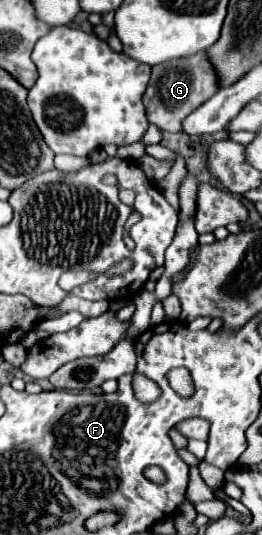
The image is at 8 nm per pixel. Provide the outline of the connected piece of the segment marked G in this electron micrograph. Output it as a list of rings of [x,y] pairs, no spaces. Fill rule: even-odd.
[[[198,53],[188,59],[176,59],[172,63],[152,67],[152,77],[144,93],[144,107],[148,121],[158,125],[162,131],[182,131],[182,119],[190,111],[198,109],[206,99],[218,91],[214,69],[206,59],[206,53]]]

